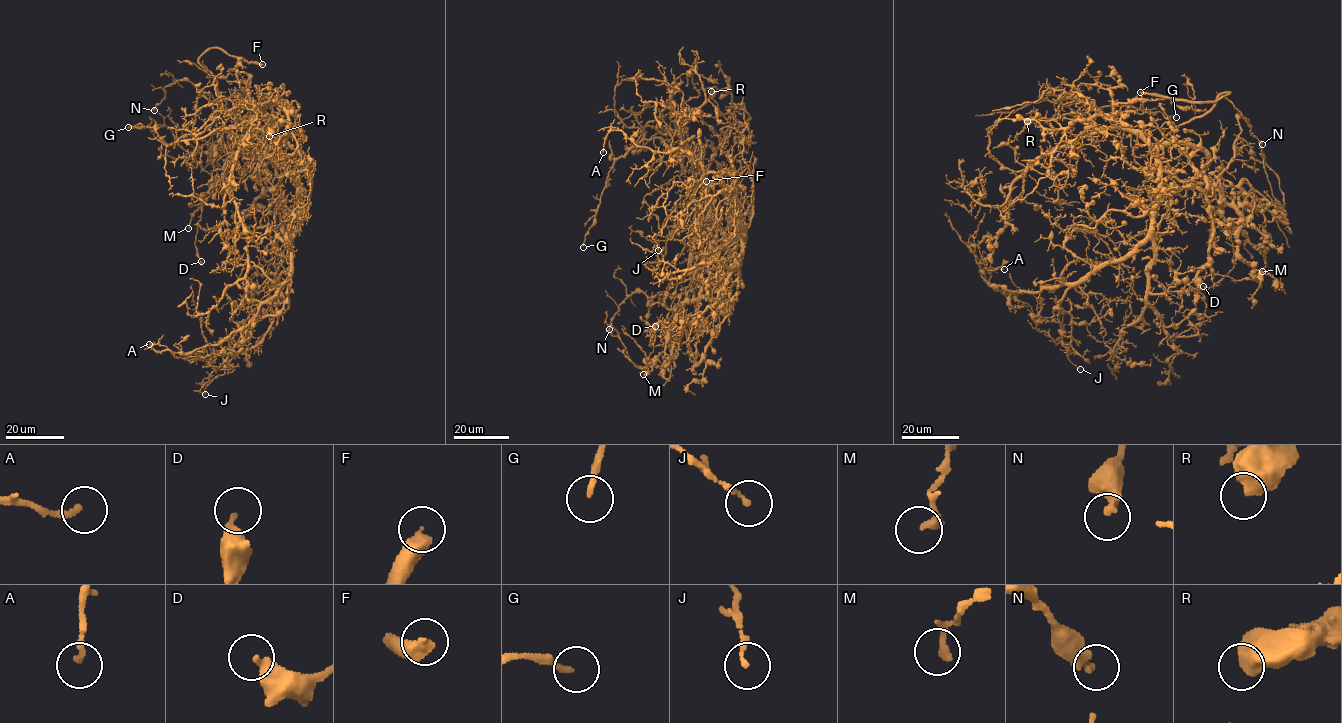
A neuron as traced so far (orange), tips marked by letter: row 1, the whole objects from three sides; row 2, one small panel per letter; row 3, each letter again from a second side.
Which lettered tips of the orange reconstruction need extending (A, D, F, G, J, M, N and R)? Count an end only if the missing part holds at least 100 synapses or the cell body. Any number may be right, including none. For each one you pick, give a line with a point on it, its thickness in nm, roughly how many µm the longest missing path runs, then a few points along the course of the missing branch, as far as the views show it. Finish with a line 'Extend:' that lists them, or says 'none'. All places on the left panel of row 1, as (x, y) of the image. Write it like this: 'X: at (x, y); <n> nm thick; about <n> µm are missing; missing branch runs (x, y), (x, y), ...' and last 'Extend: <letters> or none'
F: at (262, 64); 480 nm thick; about 35 µm are missing; missing branch runs (262, 64), (281, 72), (297, 62), (299, 66)
Extend: F

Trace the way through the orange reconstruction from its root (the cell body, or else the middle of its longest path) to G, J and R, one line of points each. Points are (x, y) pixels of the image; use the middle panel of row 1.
G: (721, 227), (710, 210), (700, 164), (657, 138), (641, 139), (609, 172), (583, 247)
J: (721, 227), (724, 238), (743, 239), (733, 192), (707, 195), (670, 217), (660, 236), (652, 238), (658, 250)
R: (721, 227), (708, 202), (706, 169), (729, 122), (721, 114), (711, 91)

